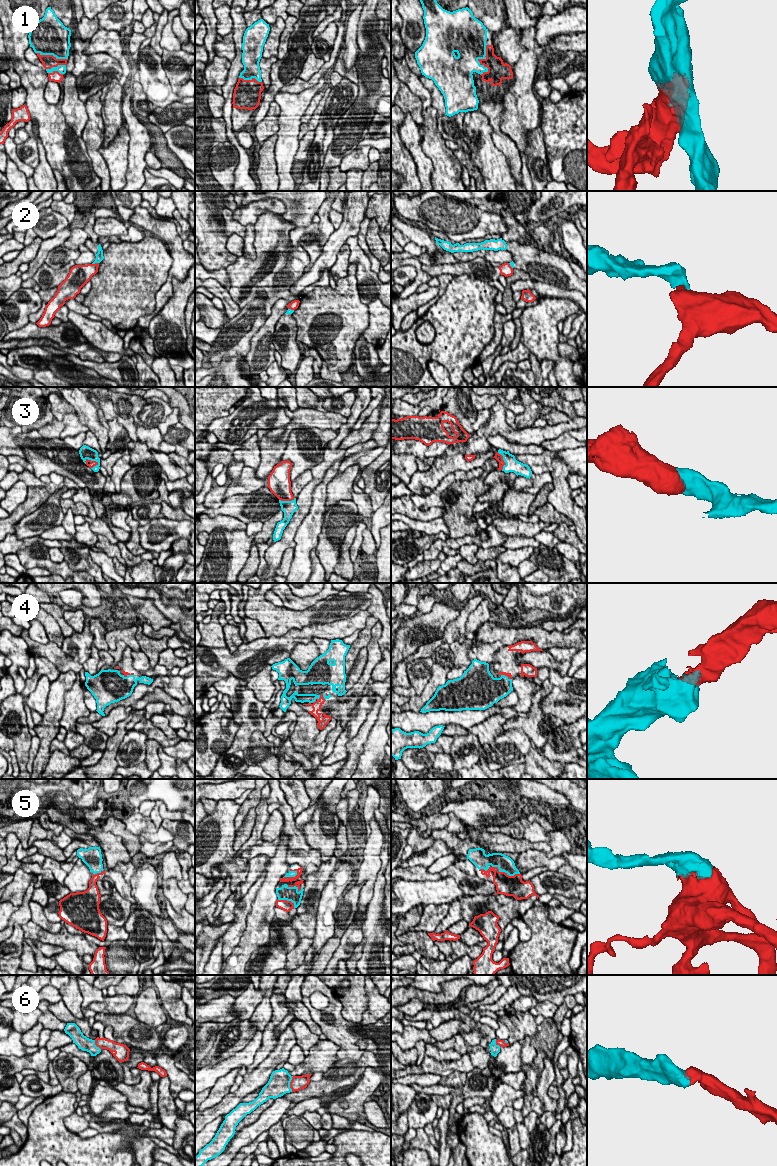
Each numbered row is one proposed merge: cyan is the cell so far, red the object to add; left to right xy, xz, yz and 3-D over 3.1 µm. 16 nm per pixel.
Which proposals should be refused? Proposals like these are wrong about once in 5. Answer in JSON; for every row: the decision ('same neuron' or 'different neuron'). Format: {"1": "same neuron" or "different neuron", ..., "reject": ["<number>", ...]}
{"1": "same neuron", "2": "different neuron", "3": "same neuron", "4": "same neuron", "5": "same neuron", "6": "same neuron", "reject": ["2"]}

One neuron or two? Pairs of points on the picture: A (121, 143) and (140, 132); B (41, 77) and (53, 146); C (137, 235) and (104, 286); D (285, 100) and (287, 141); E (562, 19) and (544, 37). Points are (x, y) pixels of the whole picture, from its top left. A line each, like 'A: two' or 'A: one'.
A: two
B: one
C: two
D: one
E: one

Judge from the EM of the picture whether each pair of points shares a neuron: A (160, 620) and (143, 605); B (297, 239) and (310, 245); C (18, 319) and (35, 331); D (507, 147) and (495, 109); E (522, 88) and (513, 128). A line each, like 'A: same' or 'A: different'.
A: same
B: same
C: different
D: same
E: same

